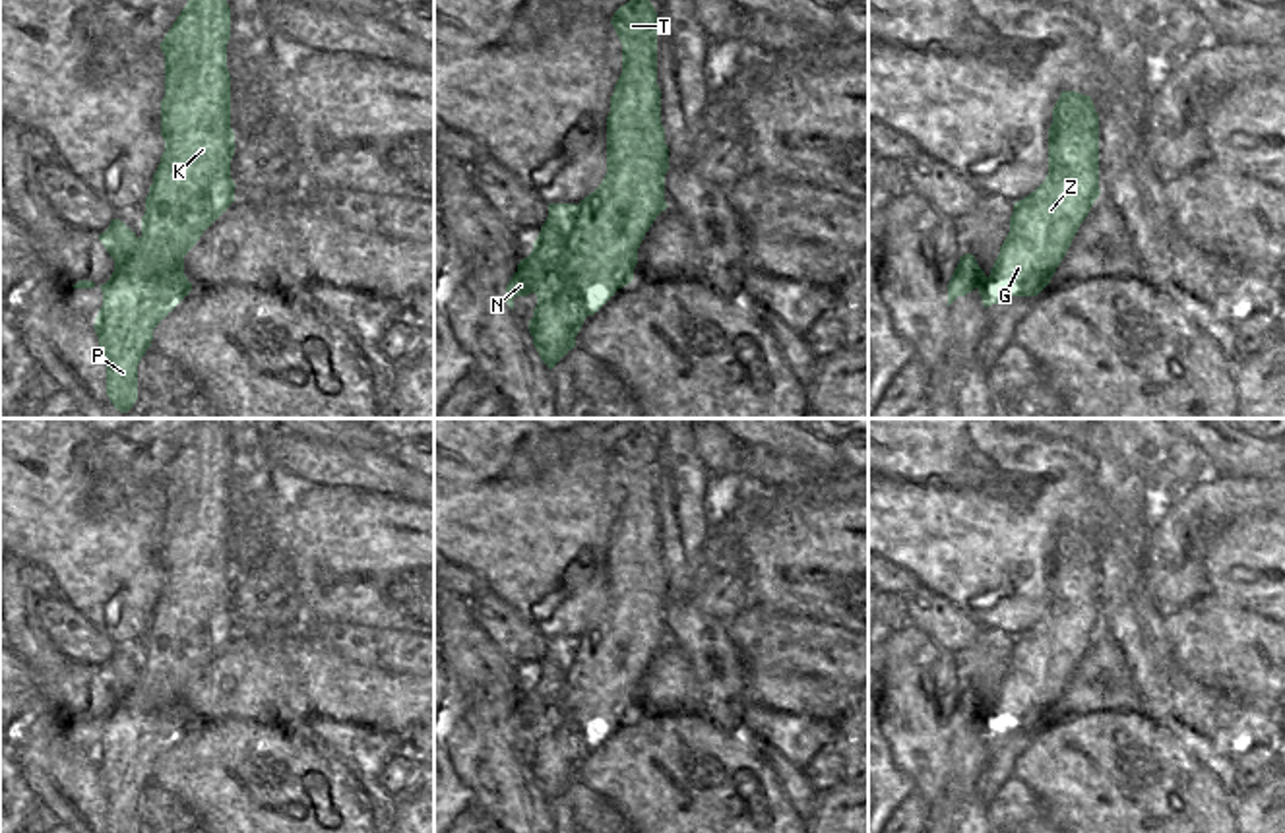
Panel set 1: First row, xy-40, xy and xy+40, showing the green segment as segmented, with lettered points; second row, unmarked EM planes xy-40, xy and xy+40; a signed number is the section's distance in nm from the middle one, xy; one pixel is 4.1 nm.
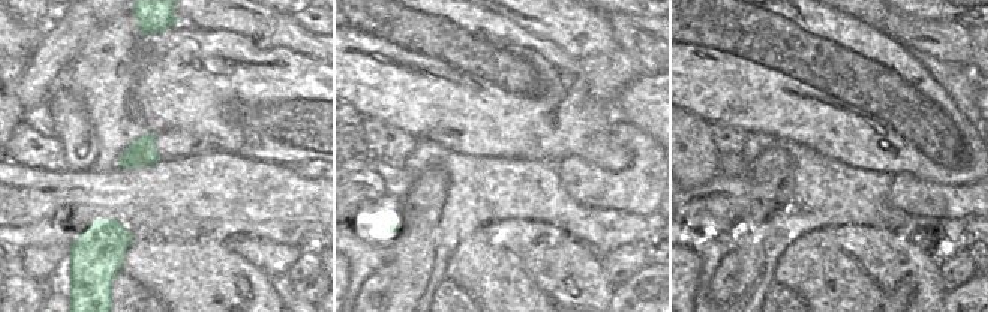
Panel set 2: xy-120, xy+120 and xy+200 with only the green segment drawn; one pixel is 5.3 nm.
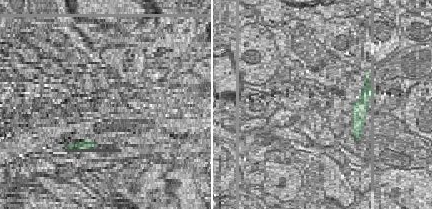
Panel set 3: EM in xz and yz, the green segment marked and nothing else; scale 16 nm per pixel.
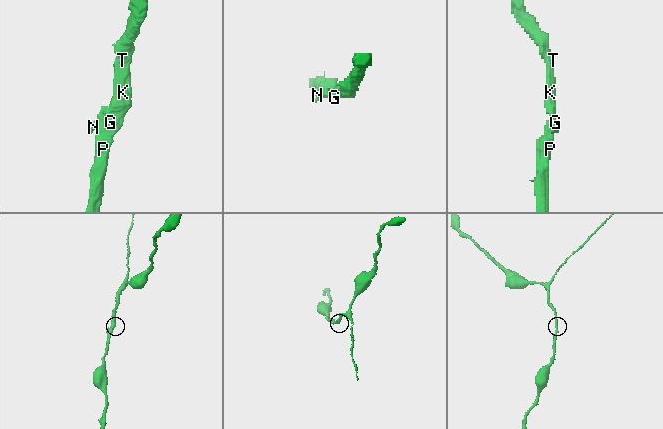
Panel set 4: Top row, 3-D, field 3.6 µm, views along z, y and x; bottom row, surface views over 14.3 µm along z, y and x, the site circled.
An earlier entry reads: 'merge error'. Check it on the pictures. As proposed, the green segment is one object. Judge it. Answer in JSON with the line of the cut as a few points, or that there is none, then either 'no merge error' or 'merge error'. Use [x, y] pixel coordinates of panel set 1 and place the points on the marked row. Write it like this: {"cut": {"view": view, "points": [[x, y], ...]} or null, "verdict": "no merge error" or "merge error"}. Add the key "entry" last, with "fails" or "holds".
{"cut": null, "verdict": "no merge error", "entry": "fails"}

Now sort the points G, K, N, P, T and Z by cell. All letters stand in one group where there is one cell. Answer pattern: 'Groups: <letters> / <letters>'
Groups: G K N P T Z

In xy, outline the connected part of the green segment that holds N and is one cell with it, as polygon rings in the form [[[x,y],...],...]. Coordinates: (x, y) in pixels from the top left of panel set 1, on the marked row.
[[[630,0],[611,23],[622,43],[622,74],[607,116],[607,174],[578,205],[548,203],[531,254],[506,287],[512,310],[516,296],[537,294],[527,327],[550,370],[576,347],[585,318],[634,281],[638,248],[669,207],[657,12],[649,0]]]

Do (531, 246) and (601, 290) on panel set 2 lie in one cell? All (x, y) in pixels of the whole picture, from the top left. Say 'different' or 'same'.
same

